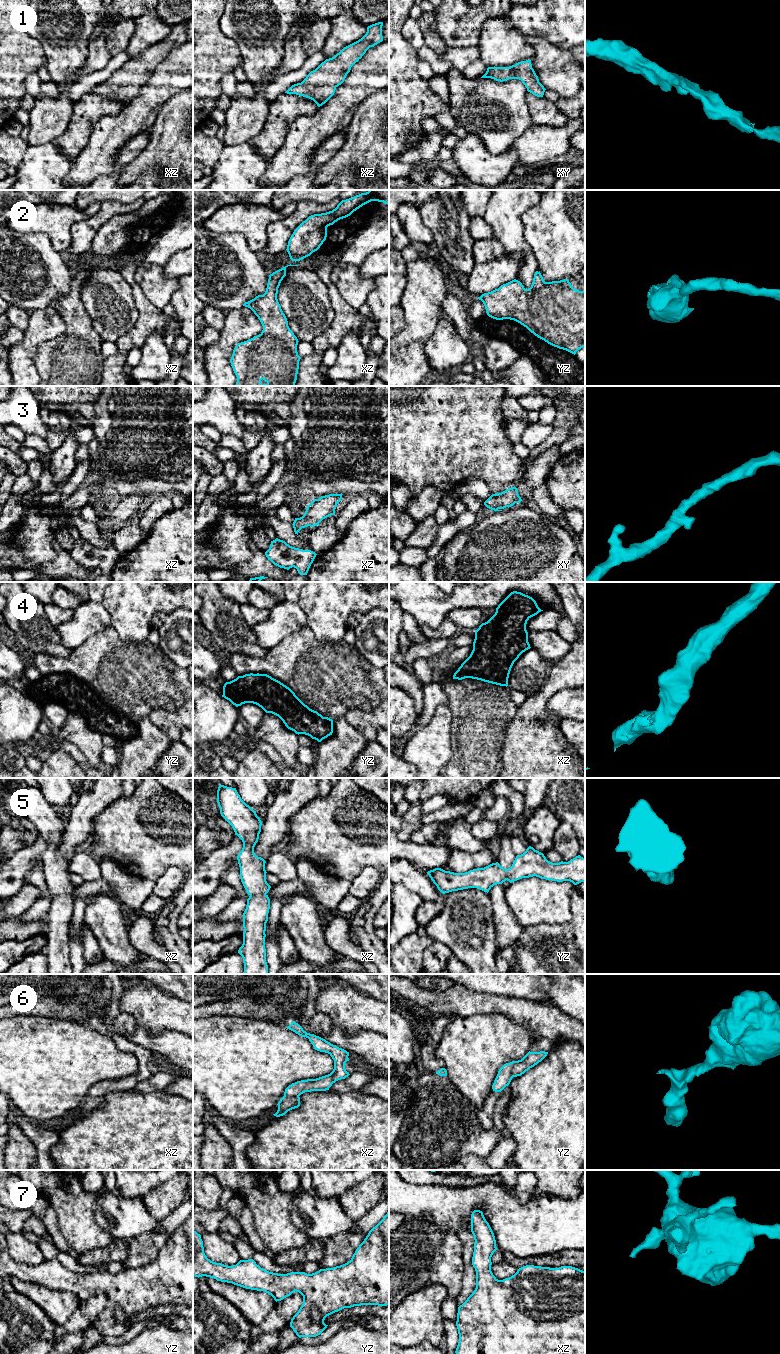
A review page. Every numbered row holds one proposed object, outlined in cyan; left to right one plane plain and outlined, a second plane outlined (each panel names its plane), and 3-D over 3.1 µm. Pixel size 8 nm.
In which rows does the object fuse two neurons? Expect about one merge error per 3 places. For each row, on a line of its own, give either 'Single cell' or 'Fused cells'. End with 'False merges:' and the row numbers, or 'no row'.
1: Single cell
2: Single cell
3: Single cell
4: Single cell
5: Single cell
6: Single cell
7: Single cell
False merges: no row

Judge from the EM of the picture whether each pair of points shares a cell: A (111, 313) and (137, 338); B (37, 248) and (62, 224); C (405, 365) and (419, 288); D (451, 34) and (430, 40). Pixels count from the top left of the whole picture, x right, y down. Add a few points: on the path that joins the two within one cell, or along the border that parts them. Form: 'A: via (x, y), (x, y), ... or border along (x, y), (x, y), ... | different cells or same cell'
A: border along (135, 306), (138, 312), (136, 322), (115, 342) | different cells
B: border along (26, 232), (45, 233), (51, 245), (60, 252) | different cells
C: via (409, 346), (410, 340), (419, 325), (419, 307) | same cell
D: border along (434, 15), (437, 33), (448, 46) | different cells

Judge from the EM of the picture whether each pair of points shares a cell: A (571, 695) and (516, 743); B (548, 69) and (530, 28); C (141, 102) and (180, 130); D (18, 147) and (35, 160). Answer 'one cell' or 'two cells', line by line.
A: two cells
B: two cells
C: two cells
D: two cells

